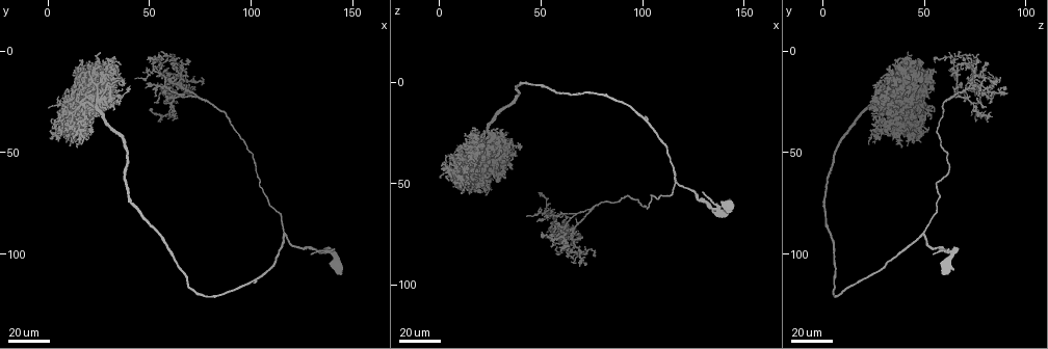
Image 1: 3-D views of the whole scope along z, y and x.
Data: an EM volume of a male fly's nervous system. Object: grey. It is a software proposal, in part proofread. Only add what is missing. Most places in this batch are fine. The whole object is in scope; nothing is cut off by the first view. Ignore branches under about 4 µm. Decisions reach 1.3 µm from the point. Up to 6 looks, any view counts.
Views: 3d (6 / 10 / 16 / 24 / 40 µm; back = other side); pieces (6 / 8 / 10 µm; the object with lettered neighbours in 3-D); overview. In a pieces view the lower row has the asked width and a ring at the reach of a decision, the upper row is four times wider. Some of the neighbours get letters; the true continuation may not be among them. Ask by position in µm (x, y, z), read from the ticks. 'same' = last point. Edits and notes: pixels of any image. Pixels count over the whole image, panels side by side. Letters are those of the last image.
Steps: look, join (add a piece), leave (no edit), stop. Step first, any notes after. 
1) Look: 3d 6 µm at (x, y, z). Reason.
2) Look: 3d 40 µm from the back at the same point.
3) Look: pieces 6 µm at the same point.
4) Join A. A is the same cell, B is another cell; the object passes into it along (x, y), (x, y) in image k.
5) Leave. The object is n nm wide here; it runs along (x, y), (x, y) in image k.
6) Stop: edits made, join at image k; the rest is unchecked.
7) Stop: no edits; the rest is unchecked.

Look: 3d 40 µm at (130, 101, 54).

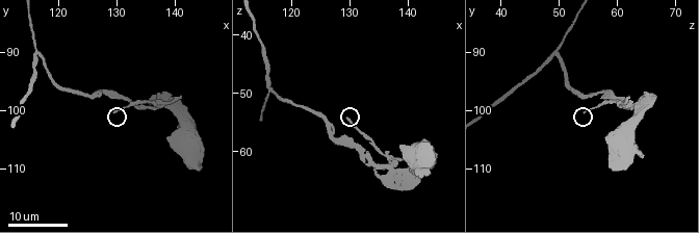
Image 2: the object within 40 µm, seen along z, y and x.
Look: 3d 10 µm at (130.0, 100.5, 54.0).

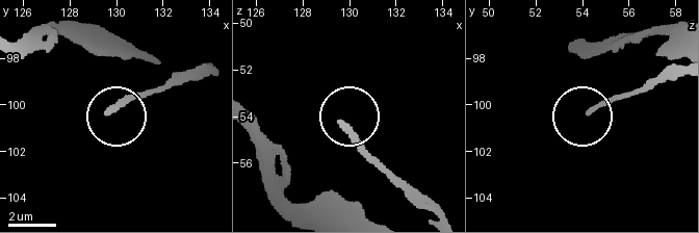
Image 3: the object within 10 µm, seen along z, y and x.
Look: pieces 10 µm at (129.6, 100.2, 54.4).

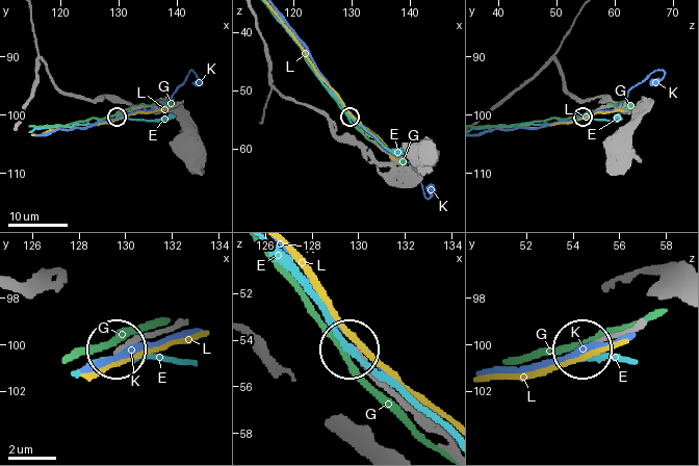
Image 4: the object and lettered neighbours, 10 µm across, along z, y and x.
Leave. The object is 190 nm wide here; E, G, K and L are other cells; it runs along (172, 327), (120, 344) in image 4; none of them fits.

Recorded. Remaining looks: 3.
Look: 3d 16 µm at (141.0, 98.0, 62.5). An open end.

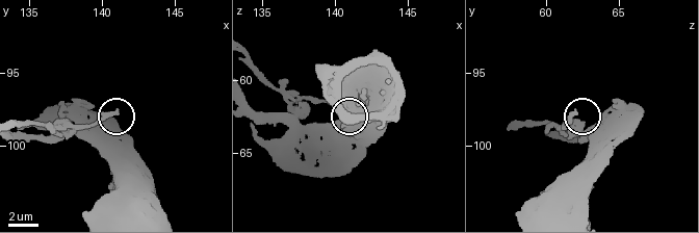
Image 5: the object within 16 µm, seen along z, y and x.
Look: pieces 10 µm at (141.0, 98.0, 62.0).

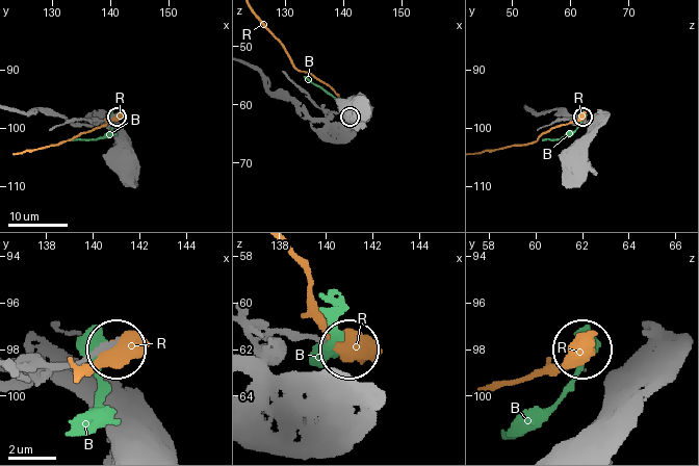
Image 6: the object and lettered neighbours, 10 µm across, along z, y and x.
Leave. B and R are other cells; none of them fits.

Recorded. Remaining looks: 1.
Stop: no edits; the rest is unchecked.

